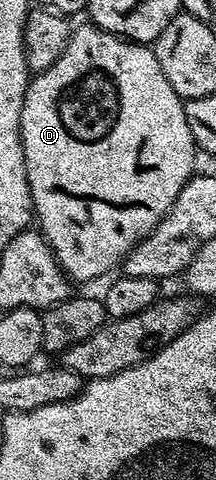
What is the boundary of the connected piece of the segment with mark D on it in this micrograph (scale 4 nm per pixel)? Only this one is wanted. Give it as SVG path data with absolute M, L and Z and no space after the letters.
M91 24L76 26L62 56L54 60L50 68L41 74L35 75L28 83L28 91L22 104L20 113L20 143L24 149L24 167L28 173L28 183L32 193L32 208L35 221L38 223L39 233L43 234L44 241L56 257L60 269L68 275L73 283L92 282L103 274L111 275L112 262L123 263L125 256L144 239L166 216L166 212L174 204L178 192L193 177L198 151L196 141L192 139L190 124L186 124L184 102L180 95L174 92L170 80L162 72L156 59L155 49L147 45L122 38L118 34L108 34L105 30L98 30Z

